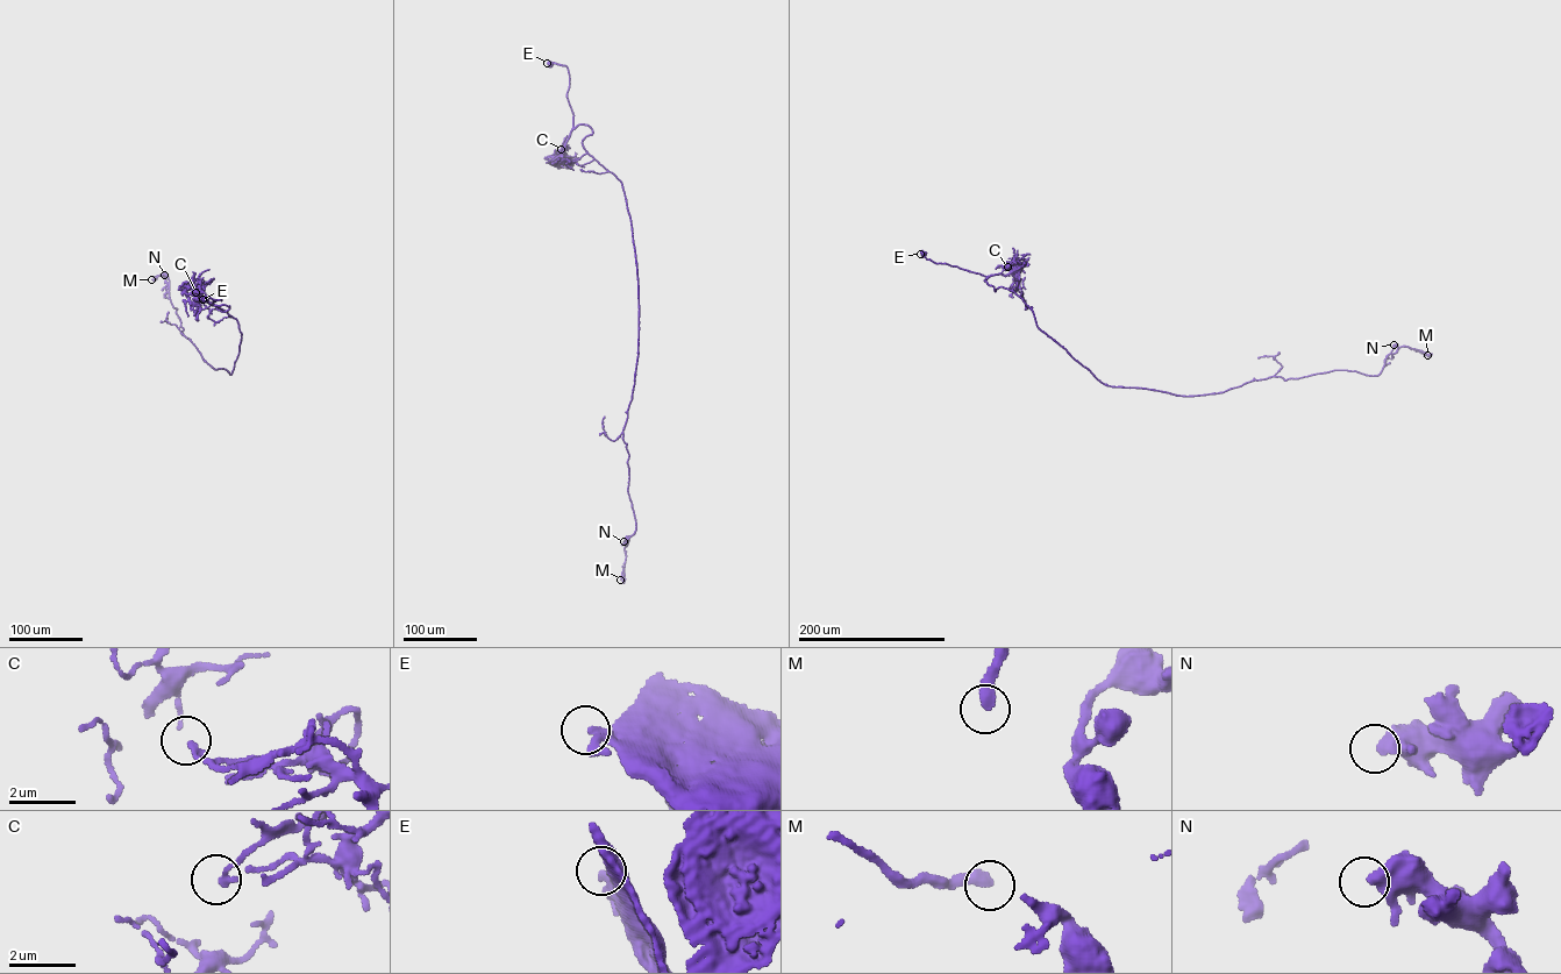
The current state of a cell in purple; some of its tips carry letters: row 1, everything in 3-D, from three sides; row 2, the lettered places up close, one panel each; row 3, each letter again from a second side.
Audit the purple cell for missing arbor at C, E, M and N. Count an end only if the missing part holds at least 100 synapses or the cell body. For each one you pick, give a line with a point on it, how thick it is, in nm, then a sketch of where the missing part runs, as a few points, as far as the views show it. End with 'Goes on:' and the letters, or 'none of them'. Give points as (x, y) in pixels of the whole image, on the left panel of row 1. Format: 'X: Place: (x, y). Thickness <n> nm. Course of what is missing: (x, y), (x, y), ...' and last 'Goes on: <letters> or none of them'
Goes on: none of them

